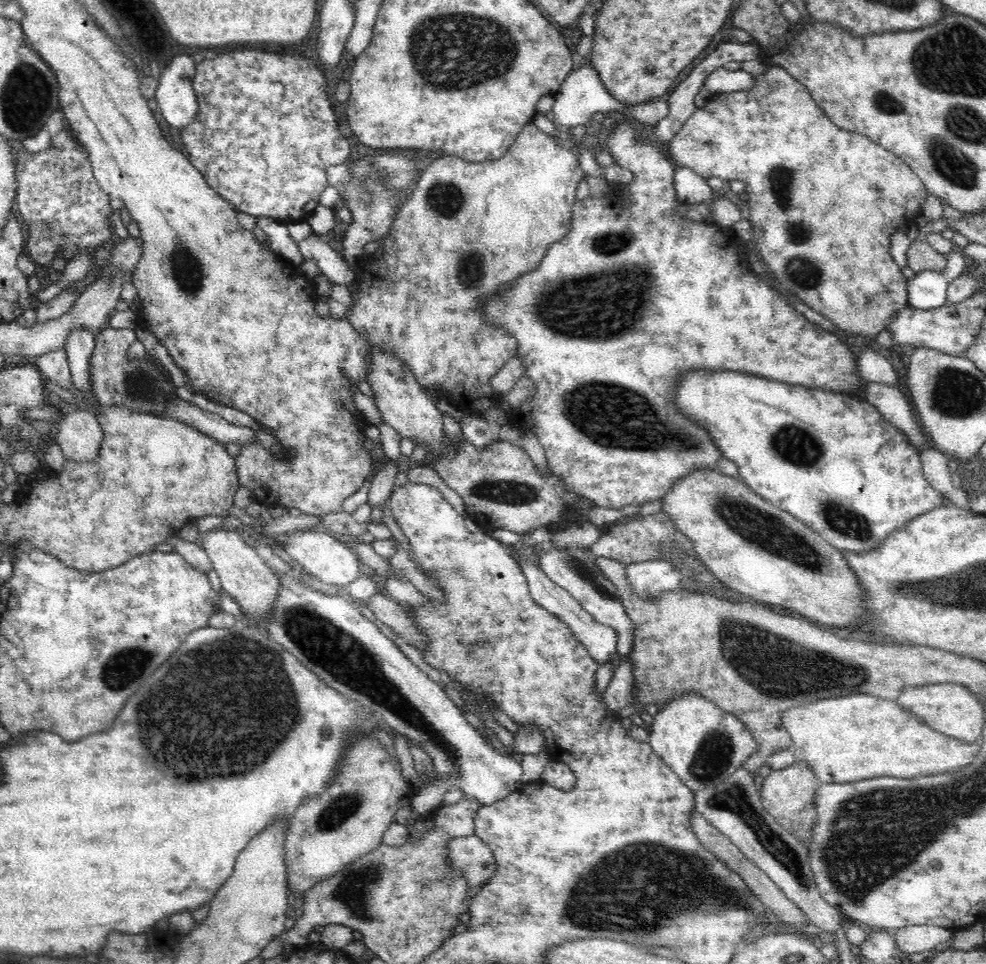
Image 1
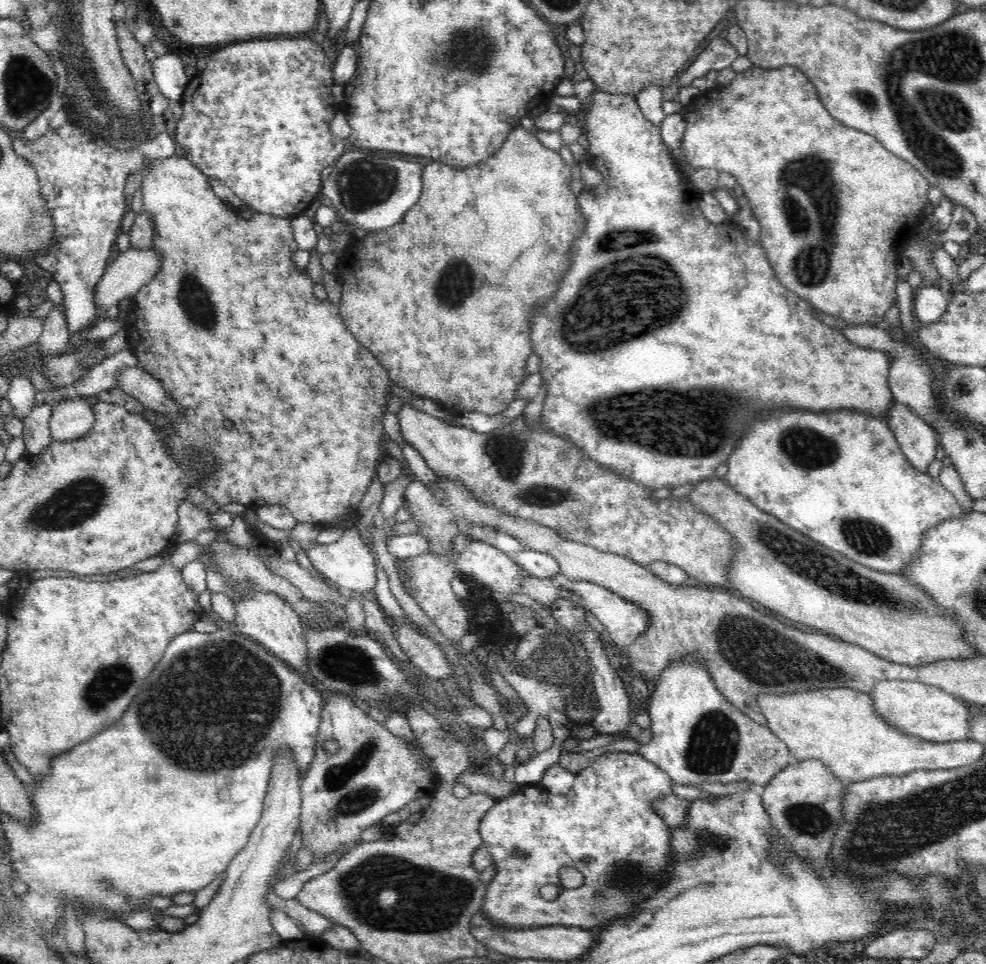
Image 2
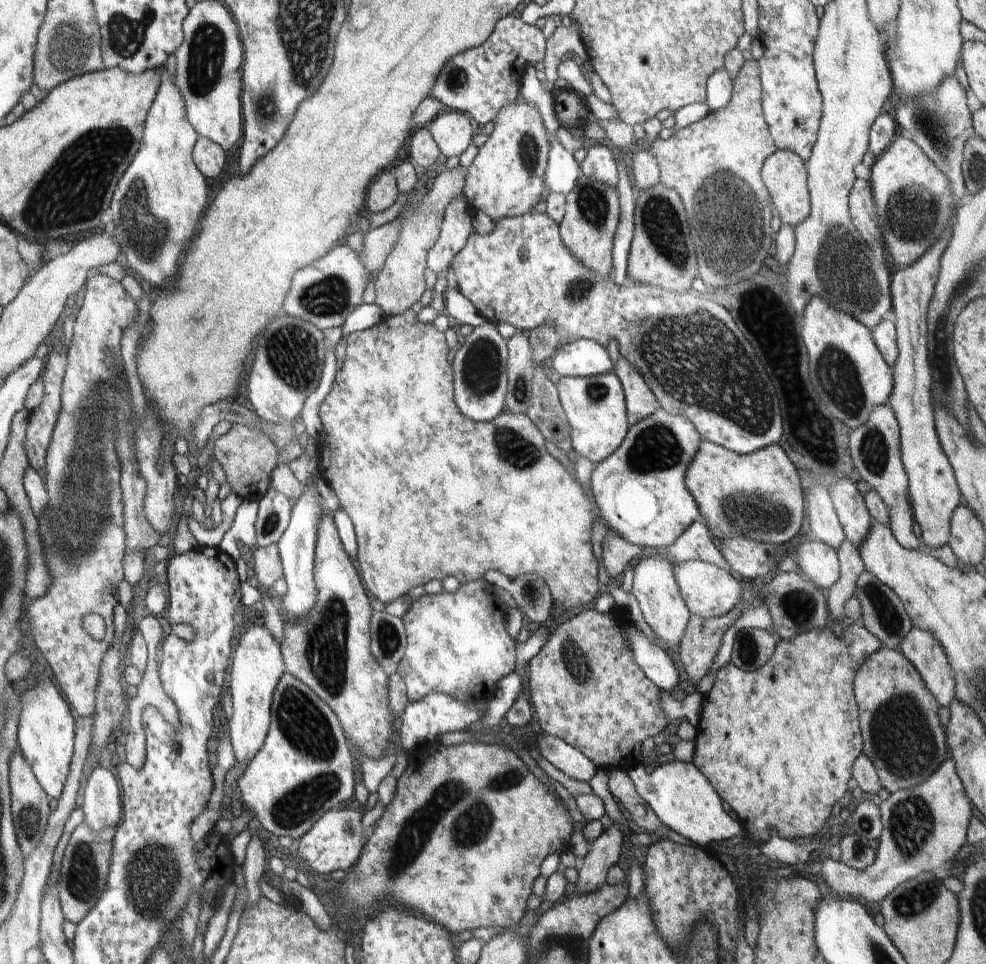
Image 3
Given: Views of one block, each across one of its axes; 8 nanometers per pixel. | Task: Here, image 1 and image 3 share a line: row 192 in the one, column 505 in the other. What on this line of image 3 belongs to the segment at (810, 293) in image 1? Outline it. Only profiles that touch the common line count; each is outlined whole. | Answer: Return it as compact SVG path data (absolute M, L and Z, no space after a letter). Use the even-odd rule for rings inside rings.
M436 742L434 744L426 743L420 745L414 750L407 751L407 756L409 757L407 768L402 776L397 780L397 790L395 792L395 797L383 812L383 817L377 820L374 833L369 838L367 838L367 841L365 842L366 845L362 847L361 855L360 858L357 860L355 870L351 873L351 875L349 875L349 877L347 875L344 880L339 881L339 892L341 888L341 894L339 893L337 897L340 897L340 895L344 896L345 901L348 902L349 905L352 907L351 909L354 911L354 913L362 914L366 914L366 910L368 910L368 908L370 908L372 904L376 904L378 900L385 903L386 906L398 904L399 906L402 906L403 908L406 908L413 913L420 914L421 916L424 916L430 920L434 920L434 922L442 925L448 932L453 934L456 933L457 935L461 932L464 932L464 930L473 930L480 927L500 927L504 929L516 927L522 920L524 913L533 904L532 883L540 875L540 865L542 864L542 862L544 862L544 858L546 858L548 854L552 854L553 852L559 851L559 853L562 853L566 852L569 849L570 836L572 836L574 825L572 824L573 818L570 815L568 809L564 807L562 800L554 799L554 796L549 793L548 788L540 781L540 779L538 779L534 775L534 773L528 768L527 764L516 754L516 752L514 752L514 750L512 750L512 748L508 746L503 747L502 745L498 744L487 745L478 742L476 744L461 743L456 746L445 747L439 742Z

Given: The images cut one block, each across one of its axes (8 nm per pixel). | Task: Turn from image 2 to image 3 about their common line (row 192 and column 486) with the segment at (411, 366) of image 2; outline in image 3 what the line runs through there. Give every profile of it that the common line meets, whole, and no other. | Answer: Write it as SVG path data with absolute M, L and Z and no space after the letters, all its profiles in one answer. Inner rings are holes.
M408 309L401 315L385 316L372 328L354 331L347 336L346 342L345 360L337 372L328 396L319 406L322 430L319 436L315 436L319 452L317 465L322 484L334 490L341 508L352 521L358 545L356 559L360 566L363 585L368 593L388 605L396 598L400 598L400 595L407 594L411 588L422 586L430 580L442 581L446 576L454 576L459 580L459 584L463 585L482 579L486 572L495 570L508 578L532 573L541 576L550 589L554 603L558 603L564 610L590 604L600 594L601 587L597 573L598 557L593 553L590 543L594 518L600 518L601 523L608 528L606 536L618 535L603 522L591 492L589 498L578 480L574 480L562 463L548 453L546 439L528 415L526 413L514 415L513 412L504 410L494 420L472 422L458 412L452 398L453 366L446 359L449 350L444 333L438 331L433 323L423 323L412 309Z

